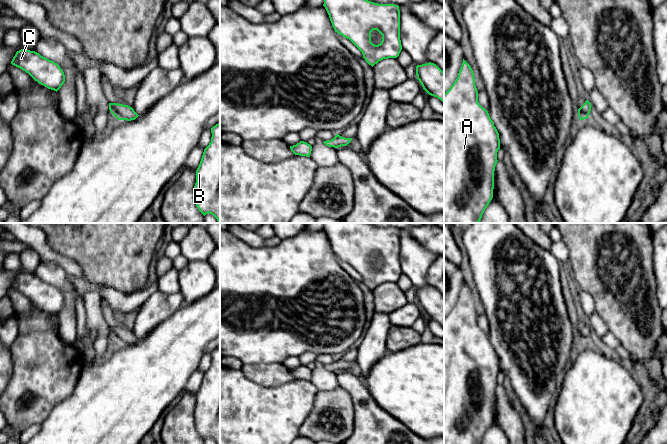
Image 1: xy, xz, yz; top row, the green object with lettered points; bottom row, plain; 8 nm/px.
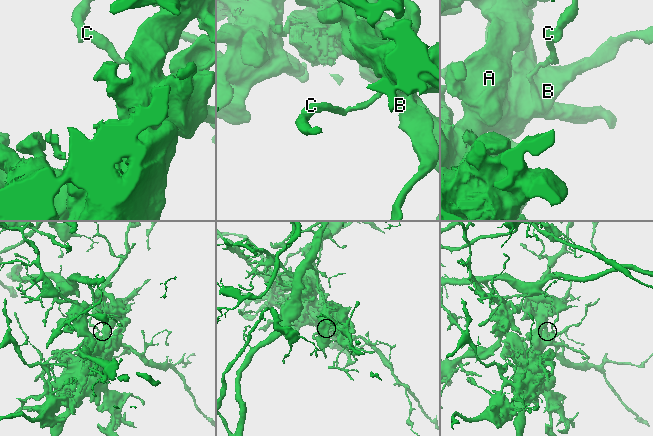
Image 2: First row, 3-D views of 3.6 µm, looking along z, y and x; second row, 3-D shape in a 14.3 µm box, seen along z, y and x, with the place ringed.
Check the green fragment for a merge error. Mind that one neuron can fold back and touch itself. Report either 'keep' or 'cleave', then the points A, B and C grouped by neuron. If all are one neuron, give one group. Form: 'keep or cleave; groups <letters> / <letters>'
cleave; groups A B / C

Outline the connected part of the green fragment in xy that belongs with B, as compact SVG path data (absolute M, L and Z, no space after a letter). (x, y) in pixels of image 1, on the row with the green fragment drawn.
M220 123L211 128L211 142L204 149L196 170L195 204L205 216L212 214L220 223Z

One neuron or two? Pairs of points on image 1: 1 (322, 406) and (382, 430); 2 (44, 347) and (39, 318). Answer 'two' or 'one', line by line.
1: two
2: two

